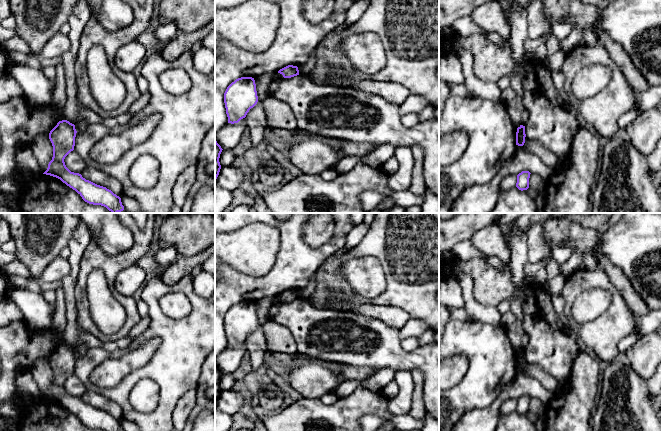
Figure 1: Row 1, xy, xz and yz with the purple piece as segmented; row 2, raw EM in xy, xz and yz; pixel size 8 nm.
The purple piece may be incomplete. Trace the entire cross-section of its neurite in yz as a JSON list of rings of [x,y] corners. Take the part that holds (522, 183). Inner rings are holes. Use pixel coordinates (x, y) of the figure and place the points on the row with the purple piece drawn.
[[[522,171],[517,175],[517,183],[516,187],[523,191],[527,190],[529,188],[529,178],[530,178],[530,172],[529,171]]]

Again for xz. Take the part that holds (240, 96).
[[[241,77],[232,82],[224,93],[224,103],[228,123],[238,123],[245,118],[258,102],[255,80]]]

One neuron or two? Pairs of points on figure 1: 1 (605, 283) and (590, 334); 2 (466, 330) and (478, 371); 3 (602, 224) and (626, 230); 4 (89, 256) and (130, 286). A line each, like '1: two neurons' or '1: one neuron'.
1: one neuron
2: one neuron
3: two neurons
4: two neurons

